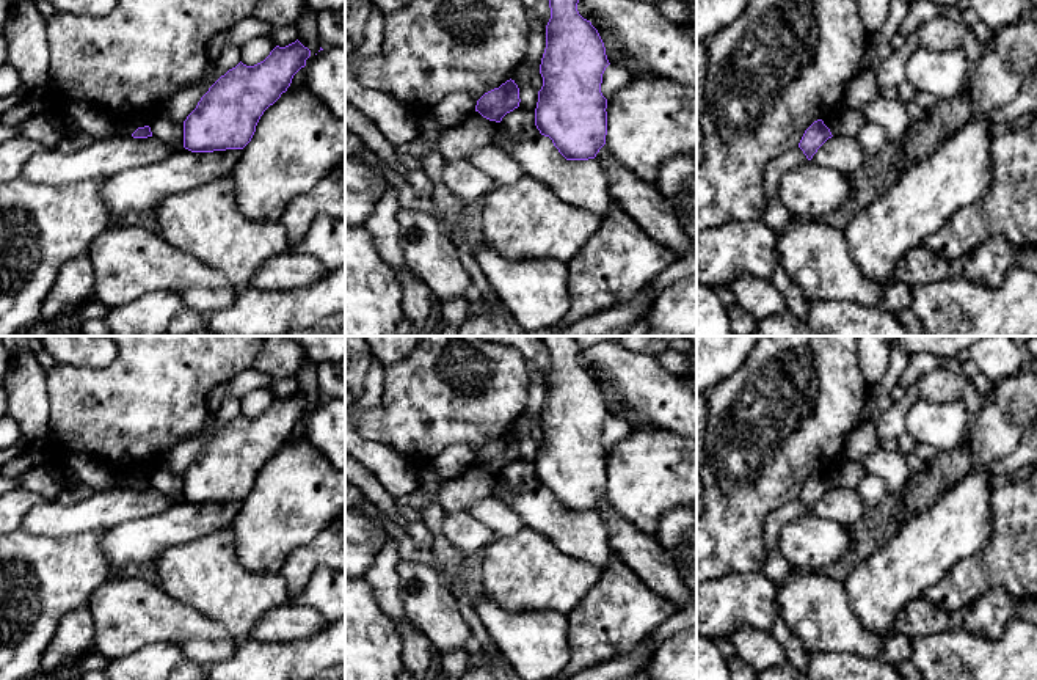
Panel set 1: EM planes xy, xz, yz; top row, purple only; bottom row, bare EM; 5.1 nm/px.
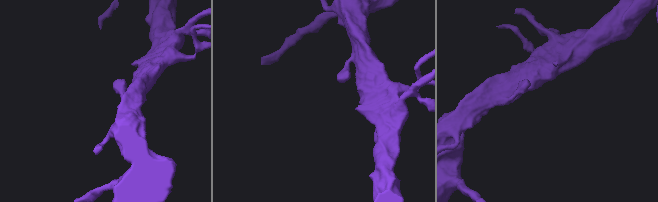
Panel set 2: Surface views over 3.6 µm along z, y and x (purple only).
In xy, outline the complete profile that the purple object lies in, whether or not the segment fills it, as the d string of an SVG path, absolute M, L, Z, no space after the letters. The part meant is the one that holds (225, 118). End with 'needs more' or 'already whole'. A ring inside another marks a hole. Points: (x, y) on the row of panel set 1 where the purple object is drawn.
M297 39L286 47L276 46L264 61L254 66L240 61L229 69L184 121L184 148L191 152L243 149L251 141L264 112L287 91L293 75L306 66L309 57L311 50Z; already whole

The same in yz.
M822 119L814 121L803 133L799 148L803 151L808 160L817 152L817 149L831 138L830 129Z; already whole

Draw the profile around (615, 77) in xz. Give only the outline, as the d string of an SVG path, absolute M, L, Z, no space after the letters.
M609 64L602 74L601 93L606 99L618 93L631 82L632 75L628 69L617 64Z

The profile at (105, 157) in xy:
M115 135L94 140L74 152L39 148L25 162L20 176L38 184L64 185L155 163L180 149L184 143L166 144L154 135L147 138Z

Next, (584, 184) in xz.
M502 124L493 146L518 160L526 174L551 187L566 204L604 217L615 198L610 195L607 176L596 159L566 160L549 137L535 127L511 140Z

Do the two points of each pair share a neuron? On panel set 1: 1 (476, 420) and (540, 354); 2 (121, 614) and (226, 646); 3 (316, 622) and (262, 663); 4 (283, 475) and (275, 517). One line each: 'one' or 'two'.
1: two
2: one
3: two
4: one

